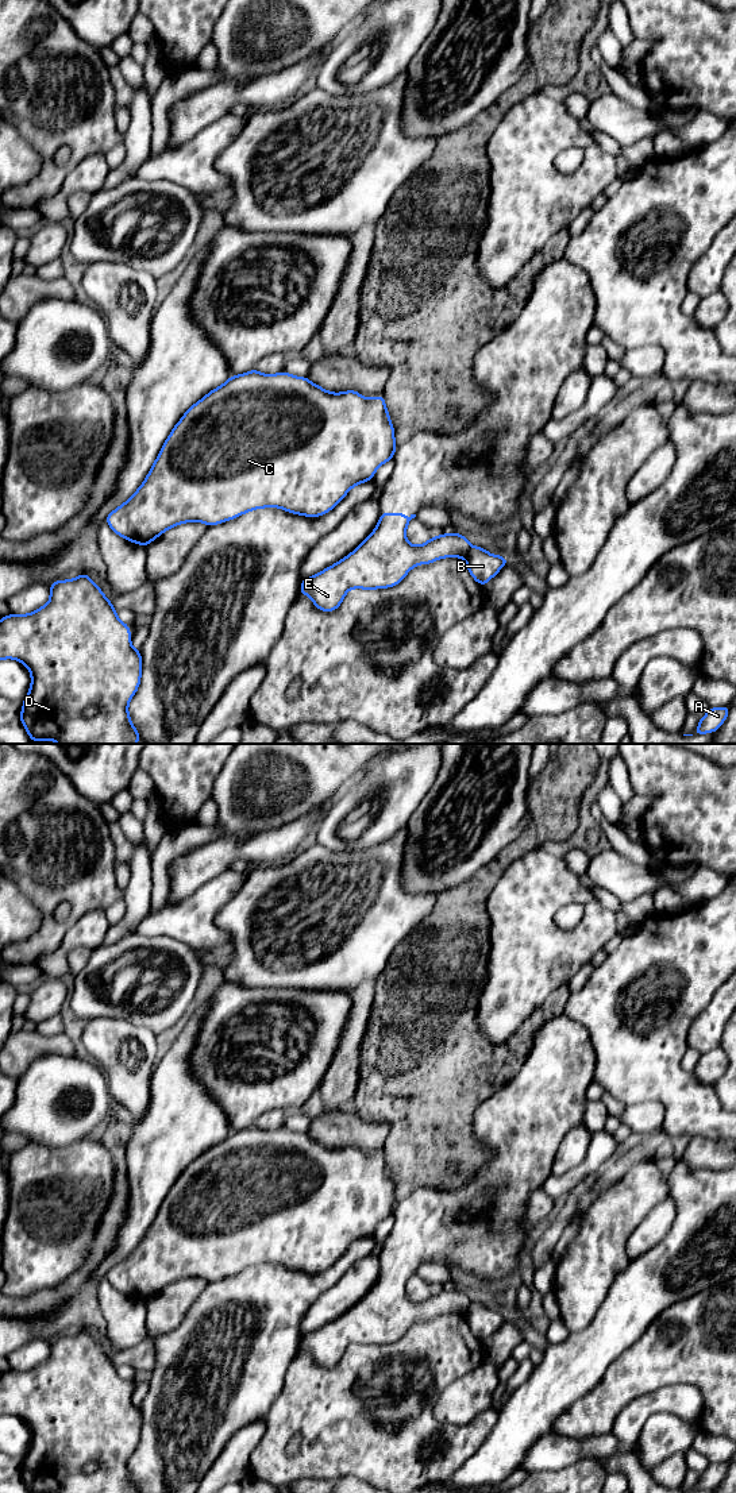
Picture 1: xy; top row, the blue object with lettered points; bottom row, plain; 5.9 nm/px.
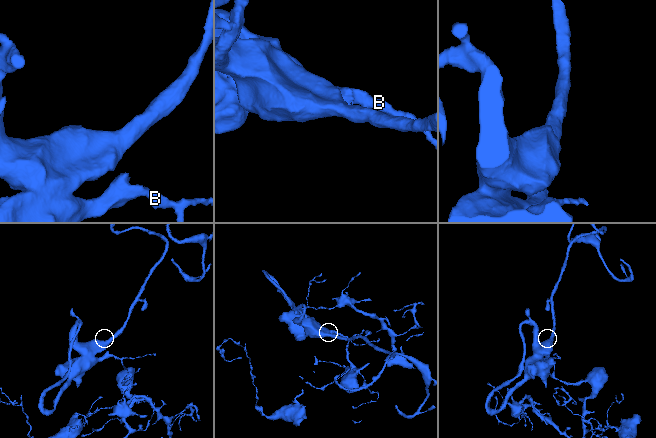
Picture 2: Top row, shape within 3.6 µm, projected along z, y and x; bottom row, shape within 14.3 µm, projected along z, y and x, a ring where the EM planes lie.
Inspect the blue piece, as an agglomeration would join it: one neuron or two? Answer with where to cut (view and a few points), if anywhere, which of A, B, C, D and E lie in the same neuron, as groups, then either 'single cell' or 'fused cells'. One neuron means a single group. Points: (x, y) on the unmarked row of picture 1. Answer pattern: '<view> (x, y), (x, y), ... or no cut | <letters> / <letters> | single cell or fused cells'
xy (471, 1303), (463, 1314) | A B / C D E | fused cells

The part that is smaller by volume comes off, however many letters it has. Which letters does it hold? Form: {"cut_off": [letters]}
{"cut_off": ["C", "D", "E"]}

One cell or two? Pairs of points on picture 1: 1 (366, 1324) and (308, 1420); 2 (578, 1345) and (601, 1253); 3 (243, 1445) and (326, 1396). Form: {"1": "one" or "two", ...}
{"1": "two", "2": "two", "3": "two"}

